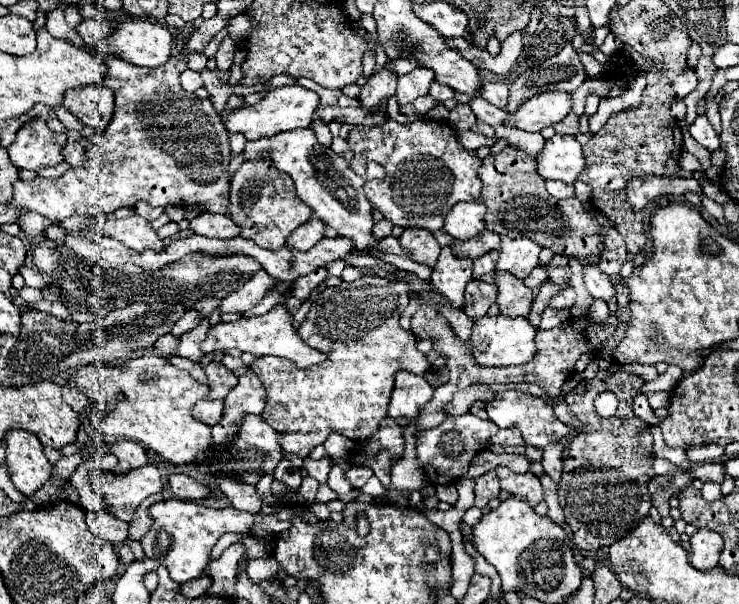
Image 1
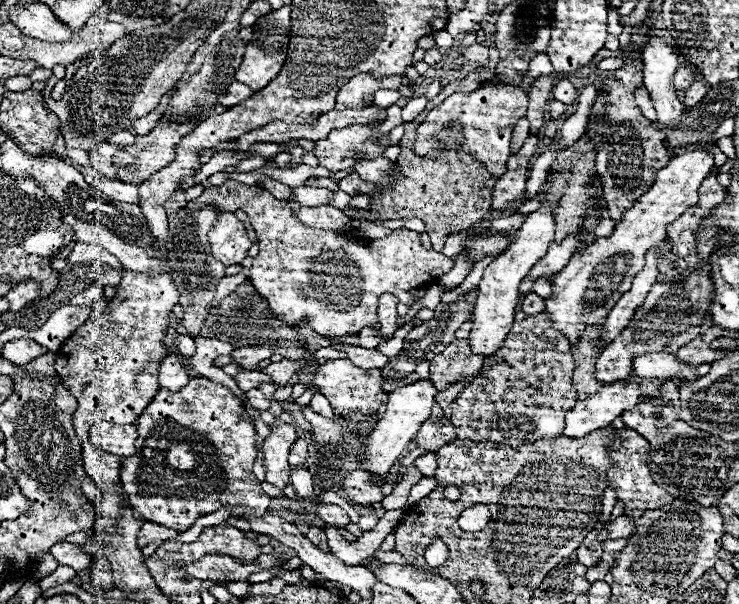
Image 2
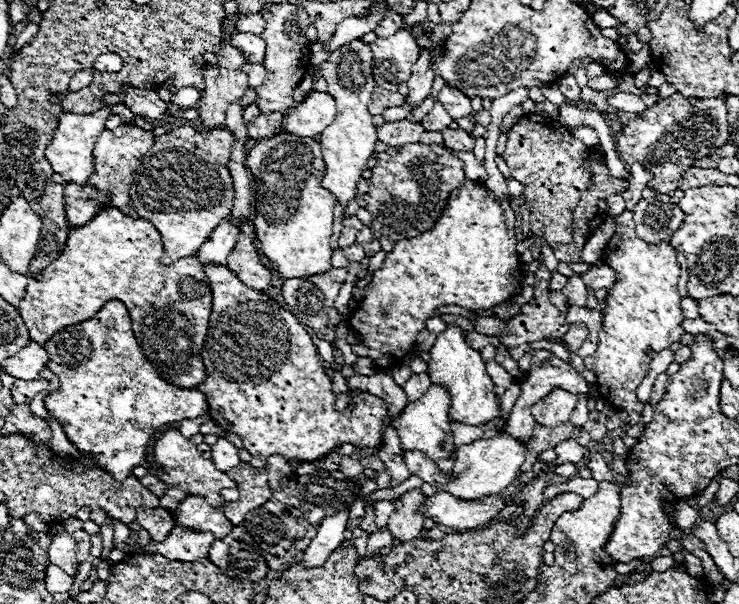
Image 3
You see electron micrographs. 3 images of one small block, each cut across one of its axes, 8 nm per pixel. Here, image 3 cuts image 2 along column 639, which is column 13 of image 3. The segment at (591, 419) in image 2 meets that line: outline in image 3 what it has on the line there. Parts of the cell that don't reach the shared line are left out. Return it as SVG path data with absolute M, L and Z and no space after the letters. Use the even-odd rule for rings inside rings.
M16 380L10 388L10 394L16 404L30 404L32 398L46 388L48 388L46 380Z

